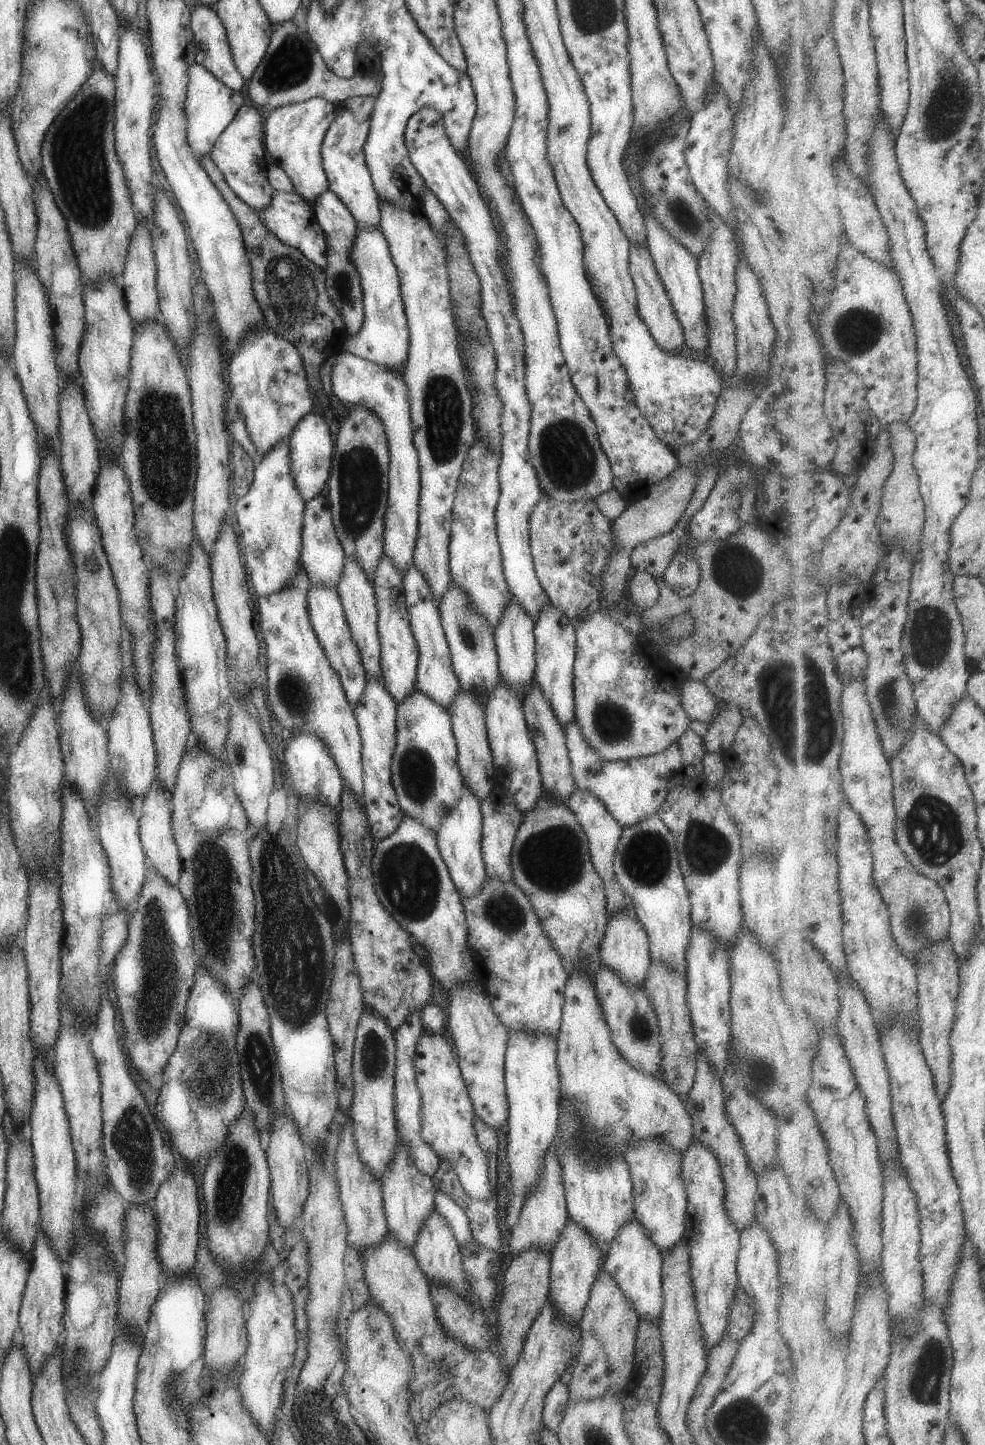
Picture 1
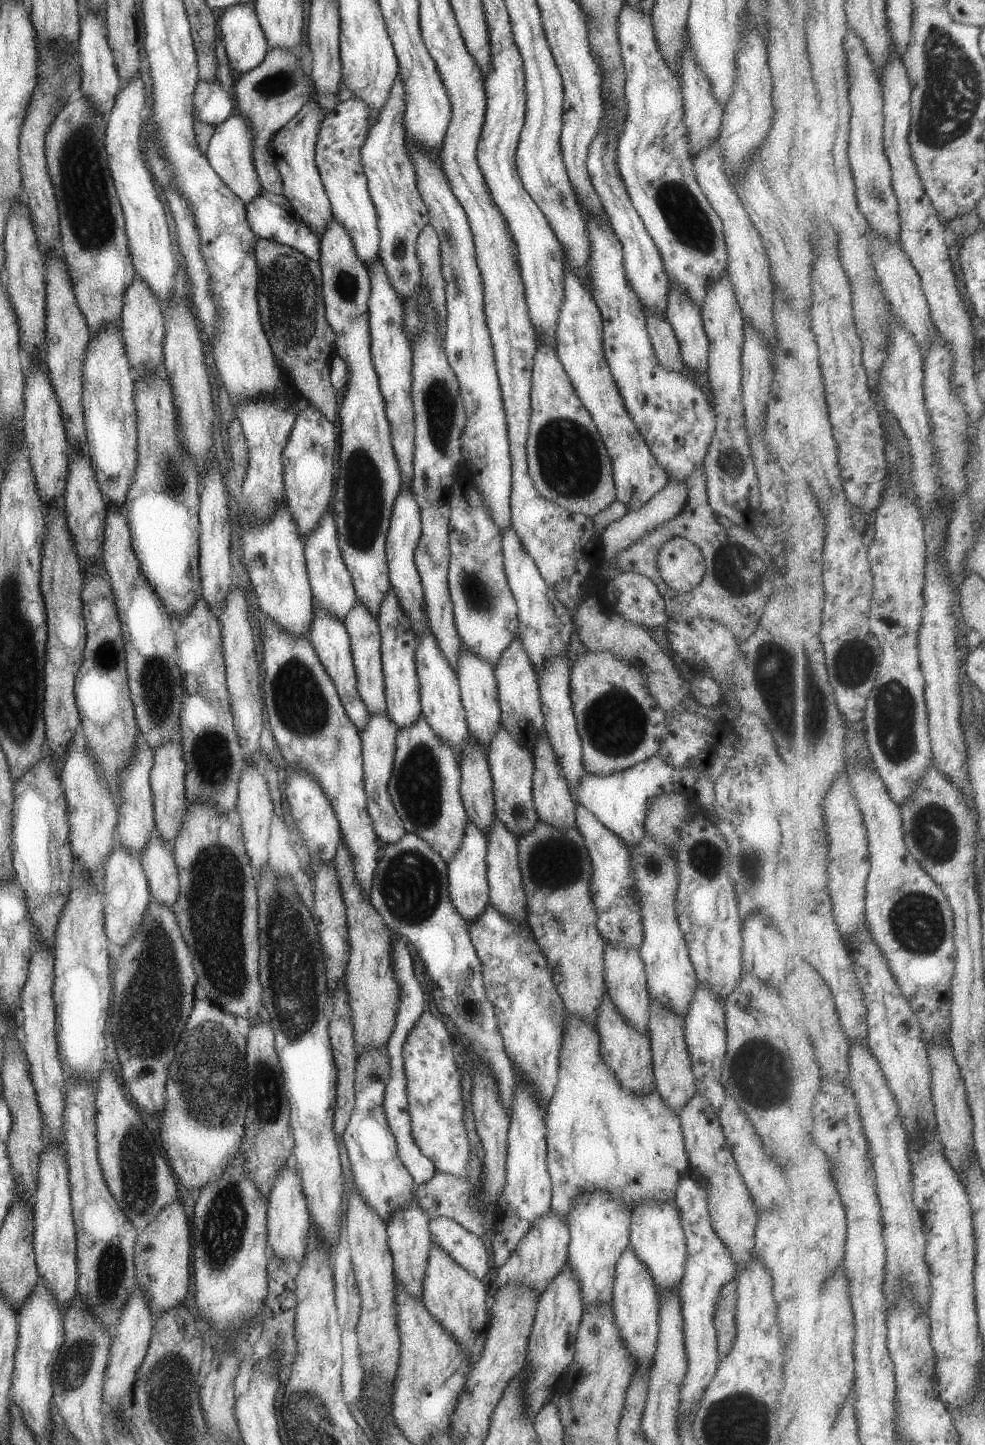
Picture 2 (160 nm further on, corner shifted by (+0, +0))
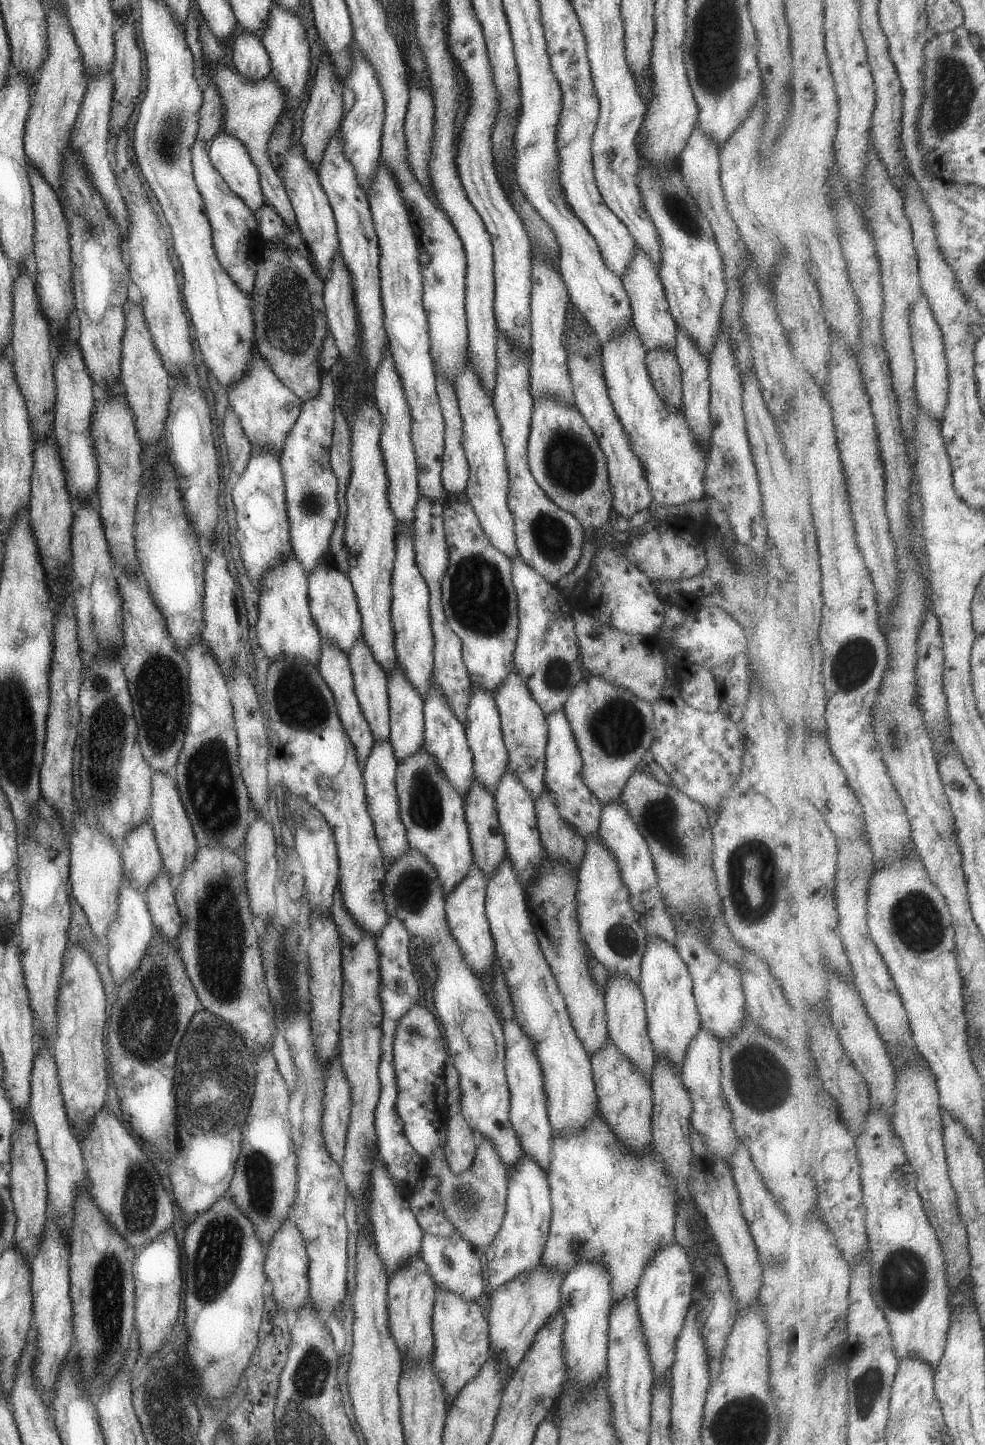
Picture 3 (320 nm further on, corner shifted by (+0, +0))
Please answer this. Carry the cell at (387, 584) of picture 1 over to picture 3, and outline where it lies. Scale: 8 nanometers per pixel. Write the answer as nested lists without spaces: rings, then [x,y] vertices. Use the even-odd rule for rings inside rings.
[[[396,666],[387,675],[386,689],[388,692],[388,725],[390,728],[387,740],[393,747],[393,754],[398,761],[411,756],[424,744],[424,718],[422,713],[422,698],[409,684],[404,672]]]

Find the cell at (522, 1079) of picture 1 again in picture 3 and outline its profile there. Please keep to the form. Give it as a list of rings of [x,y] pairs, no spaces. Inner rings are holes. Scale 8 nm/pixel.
[[[523,1152],[520,1159],[514,1165],[514,1171],[508,1176],[508,1185],[506,1190],[506,1203],[504,1217],[501,1226],[495,1233],[491,1244],[484,1252],[487,1260],[487,1282],[492,1290],[498,1289],[502,1284],[513,1280],[517,1275],[530,1273],[540,1264],[540,1256],[544,1249],[545,1241],[548,1237],[548,1228],[551,1216],[550,1188],[546,1179],[546,1174],[541,1167],[529,1156]]]

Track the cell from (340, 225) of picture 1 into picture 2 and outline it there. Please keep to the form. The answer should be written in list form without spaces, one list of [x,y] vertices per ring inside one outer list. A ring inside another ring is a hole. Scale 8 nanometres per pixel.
[[[332,216],[319,238],[317,262],[321,271],[325,318],[336,336],[334,354],[344,359],[348,374],[339,408],[337,471],[332,492],[336,541],[357,600],[375,617],[390,589],[385,539],[392,506],[402,484],[390,443],[385,403],[370,353],[367,310],[370,278],[366,264],[355,254],[348,232]]]

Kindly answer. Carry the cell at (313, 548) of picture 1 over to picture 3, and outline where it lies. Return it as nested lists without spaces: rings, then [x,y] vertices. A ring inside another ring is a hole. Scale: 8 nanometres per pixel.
[[[329,561],[318,564],[307,575],[310,615],[315,623],[316,629],[323,641],[345,654],[353,646],[356,638],[360,636],[360,614],[356,603],[356,596],[352,589],[346,573],[338,571]]]

